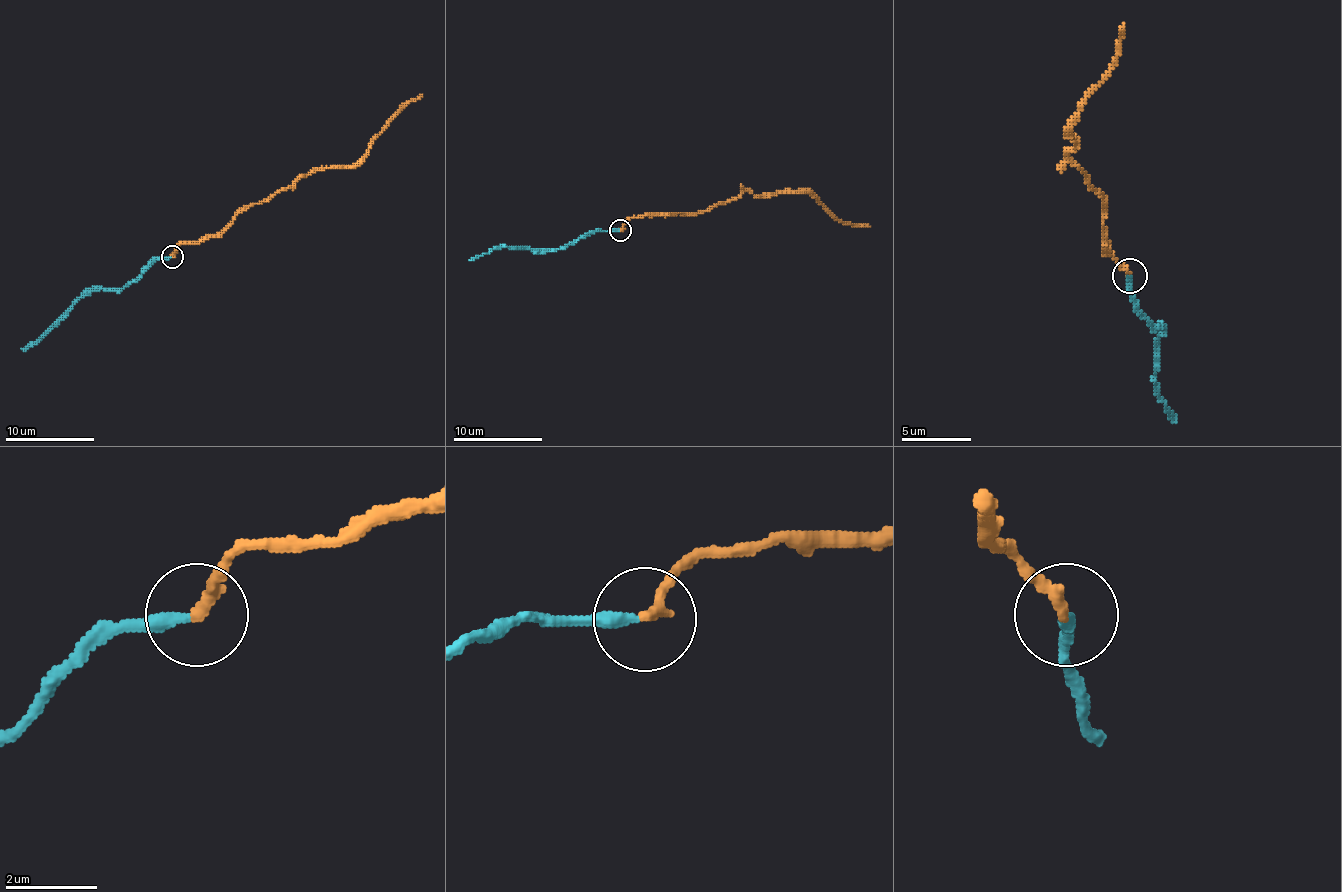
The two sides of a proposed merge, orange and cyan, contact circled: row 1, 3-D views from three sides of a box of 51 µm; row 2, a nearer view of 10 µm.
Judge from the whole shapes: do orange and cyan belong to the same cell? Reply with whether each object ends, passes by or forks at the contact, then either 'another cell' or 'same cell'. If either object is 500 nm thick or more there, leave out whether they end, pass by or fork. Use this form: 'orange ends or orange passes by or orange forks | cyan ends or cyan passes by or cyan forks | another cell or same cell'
orange ends | cyan ends | same cell

